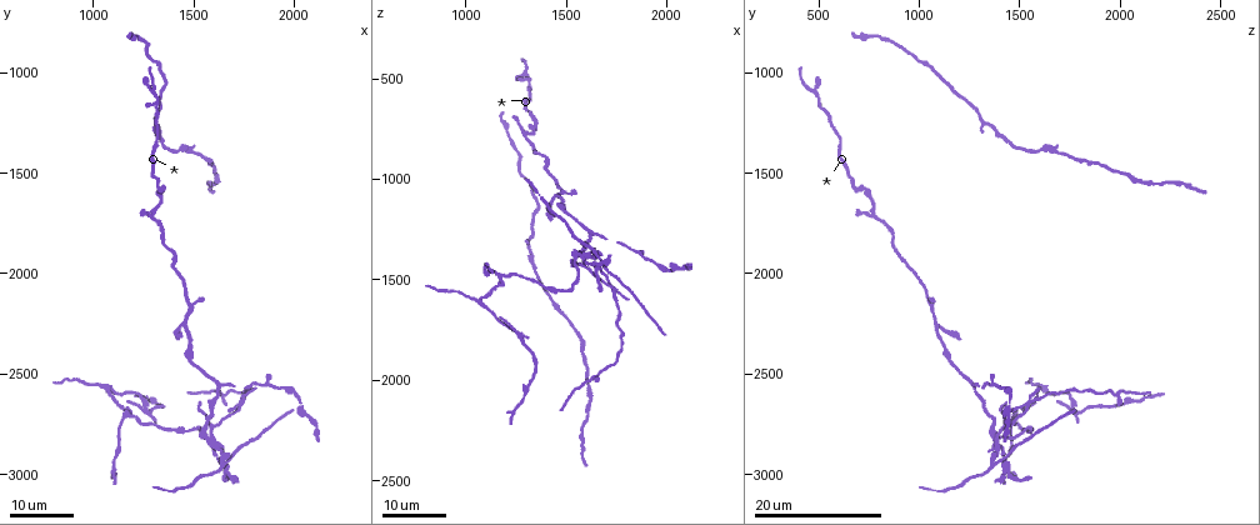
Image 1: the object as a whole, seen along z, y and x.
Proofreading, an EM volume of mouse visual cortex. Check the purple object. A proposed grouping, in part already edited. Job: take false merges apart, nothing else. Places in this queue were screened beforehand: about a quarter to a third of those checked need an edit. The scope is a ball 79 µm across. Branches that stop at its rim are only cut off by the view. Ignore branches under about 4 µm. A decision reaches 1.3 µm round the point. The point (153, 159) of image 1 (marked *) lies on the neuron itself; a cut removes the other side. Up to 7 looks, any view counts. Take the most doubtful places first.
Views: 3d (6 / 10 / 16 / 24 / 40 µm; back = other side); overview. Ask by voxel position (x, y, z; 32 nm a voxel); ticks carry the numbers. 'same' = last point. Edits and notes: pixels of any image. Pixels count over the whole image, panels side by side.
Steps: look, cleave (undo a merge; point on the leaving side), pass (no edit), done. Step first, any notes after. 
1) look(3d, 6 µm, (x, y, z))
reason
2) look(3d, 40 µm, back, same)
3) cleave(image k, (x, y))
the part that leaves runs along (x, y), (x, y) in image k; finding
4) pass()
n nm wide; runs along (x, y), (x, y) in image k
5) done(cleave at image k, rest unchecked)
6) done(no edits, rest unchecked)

look(3d, 24 µm, (1600, 2820, 1380))

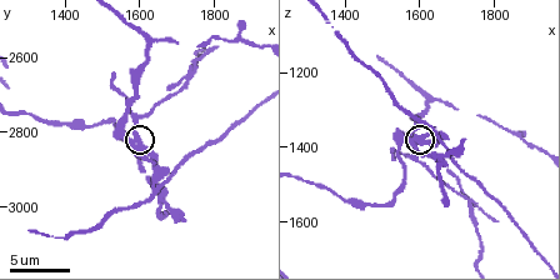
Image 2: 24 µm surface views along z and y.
look(3d, 6 µm, (1590, 2820, 1380))
zoom in

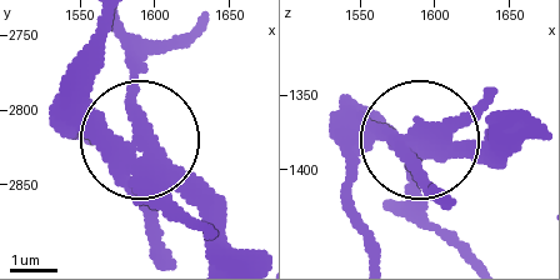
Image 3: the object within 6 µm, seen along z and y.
cleave(image 3, (193, 203))
side arm 24 µm; the part that leaves runs along (143, 154), (134, 74), (190, 26) in image 3; two neurons meet here

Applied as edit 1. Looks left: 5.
look(overview)

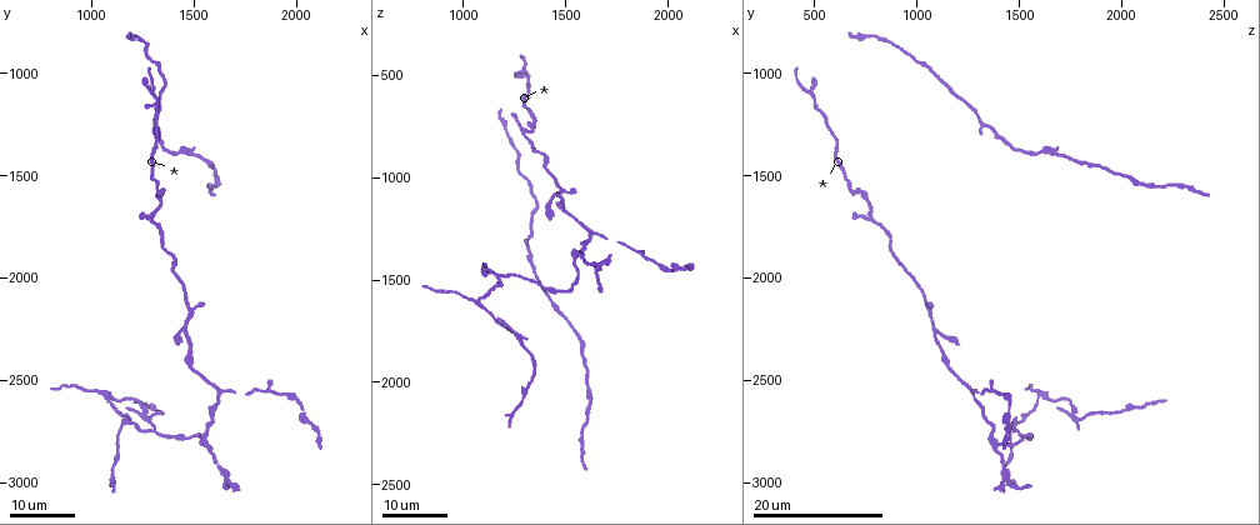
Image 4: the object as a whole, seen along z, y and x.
look(3d, 16 µm, (1060, 2570, 1620))
three arms meet

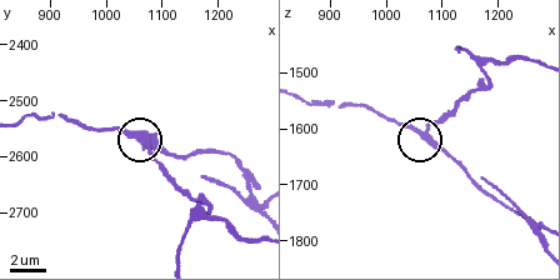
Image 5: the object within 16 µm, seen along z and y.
look(3d, 10 µm, (1070, 2570, 1615))

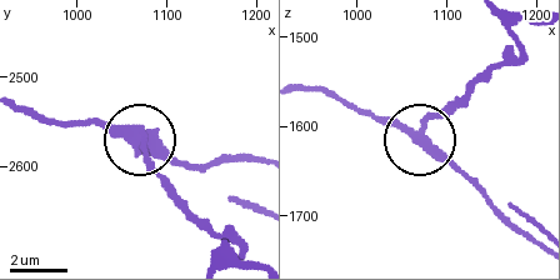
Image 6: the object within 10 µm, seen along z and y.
cleave(image 6, (438, 149))
340 nm wide; the part that leaves runs along (409, 130), (435, 144), (536, 238) in image 6; a second neuron is stuck on

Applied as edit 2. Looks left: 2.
look(overview)
redraw

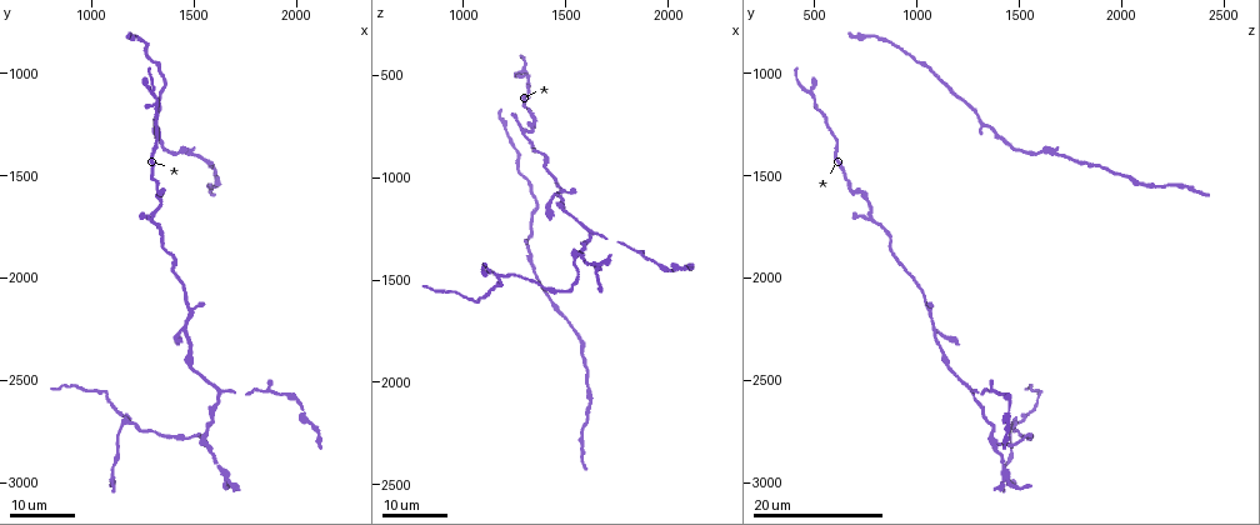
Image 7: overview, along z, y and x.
look(3d, 6 µm, (1630, 2560, 1280))
three-way junction

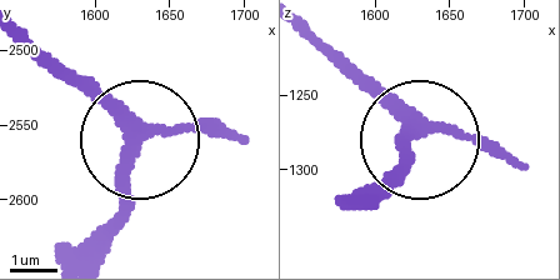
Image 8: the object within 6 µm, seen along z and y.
pass()
3 arms; continuous, no second neuron

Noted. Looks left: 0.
done(cleave at image 3, cleave at image 6, rest unchecked)

